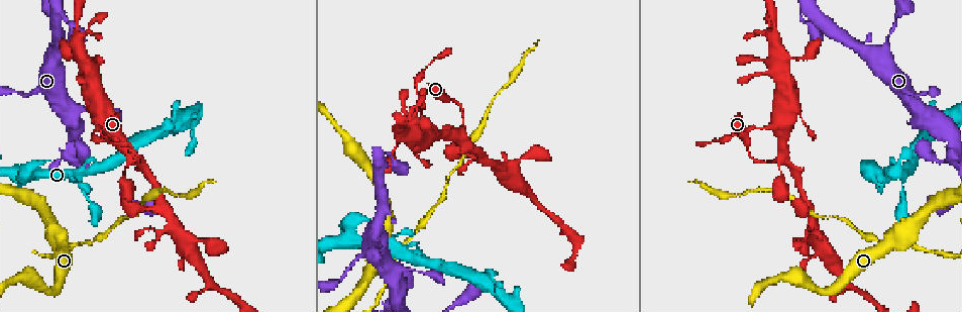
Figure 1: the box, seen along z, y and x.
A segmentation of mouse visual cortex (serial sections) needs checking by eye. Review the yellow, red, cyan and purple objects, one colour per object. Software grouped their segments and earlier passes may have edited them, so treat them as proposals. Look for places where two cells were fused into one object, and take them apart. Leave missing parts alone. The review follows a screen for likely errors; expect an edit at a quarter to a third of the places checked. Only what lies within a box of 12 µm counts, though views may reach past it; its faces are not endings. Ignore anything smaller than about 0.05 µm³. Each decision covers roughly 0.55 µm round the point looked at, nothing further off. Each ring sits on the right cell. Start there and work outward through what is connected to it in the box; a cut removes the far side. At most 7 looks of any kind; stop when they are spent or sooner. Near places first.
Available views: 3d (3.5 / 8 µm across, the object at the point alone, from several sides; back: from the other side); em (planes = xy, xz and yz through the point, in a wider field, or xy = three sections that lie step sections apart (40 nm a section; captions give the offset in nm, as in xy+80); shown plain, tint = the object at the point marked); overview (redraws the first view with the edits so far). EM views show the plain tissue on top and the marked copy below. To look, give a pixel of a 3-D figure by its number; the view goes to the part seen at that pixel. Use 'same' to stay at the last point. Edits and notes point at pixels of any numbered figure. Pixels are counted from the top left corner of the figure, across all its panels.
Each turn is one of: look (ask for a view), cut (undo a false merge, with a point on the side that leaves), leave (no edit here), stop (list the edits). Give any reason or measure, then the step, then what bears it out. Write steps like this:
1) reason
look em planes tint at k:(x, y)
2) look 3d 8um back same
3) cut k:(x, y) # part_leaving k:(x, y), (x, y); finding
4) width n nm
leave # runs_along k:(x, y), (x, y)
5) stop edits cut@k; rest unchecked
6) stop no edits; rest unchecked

sharp bend
look 3d 3.5um at 1:(897, 243)

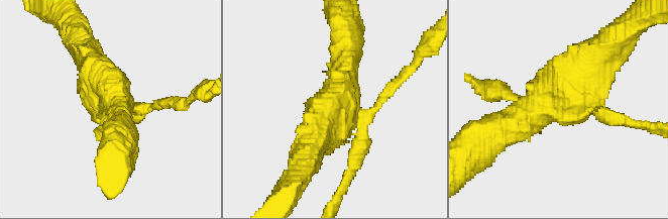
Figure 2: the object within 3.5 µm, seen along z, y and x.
arms 4; arm_widths 150, 250, 500, 500 nm; shape alone is not enough
look em xy step 3 tint at 2:(343, 101)

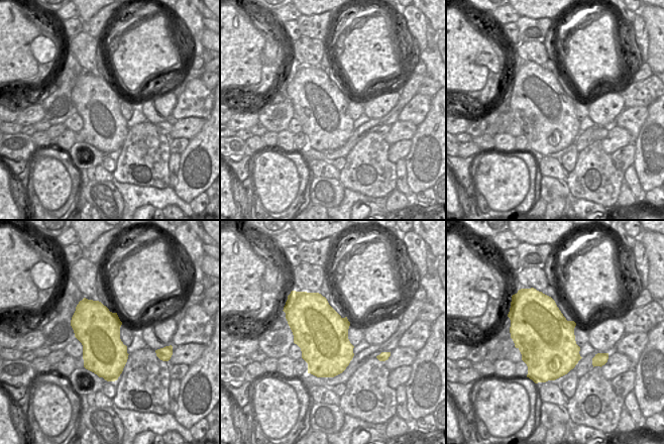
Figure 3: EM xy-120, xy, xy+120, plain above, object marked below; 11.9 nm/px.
width 600 nm
cut 2:(391, 90) # part_leaving 2:(361, 116), (376, 108), (426, 48); two cells meet here

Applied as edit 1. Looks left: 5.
abrupt turn
look 3d 8um at 1:(461, 130)

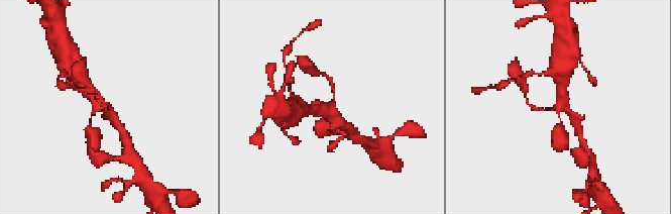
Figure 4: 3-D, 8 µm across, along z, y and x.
look 3d 3.5um at 4:(334, 106)

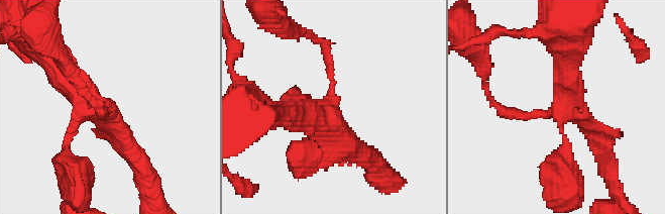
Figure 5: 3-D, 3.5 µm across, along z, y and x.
arms 4; arm_widths 100, 150, 300, 400 nm; shape alone is not enough
look em xy step 3 tint at 5:(556, 110)

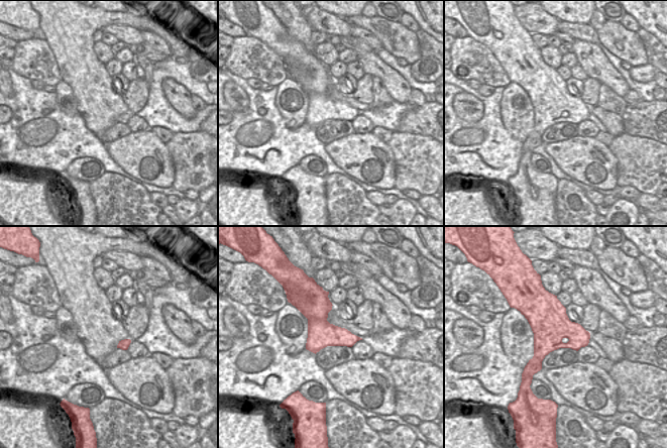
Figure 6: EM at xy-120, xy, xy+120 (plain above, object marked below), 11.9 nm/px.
width 320 nm
leave # runs_along 5:(323, 43), (332, 103), (283, 116); all the same cell

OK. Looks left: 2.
narrows sharply
look 3d 3.5um at 1:(761, 127)

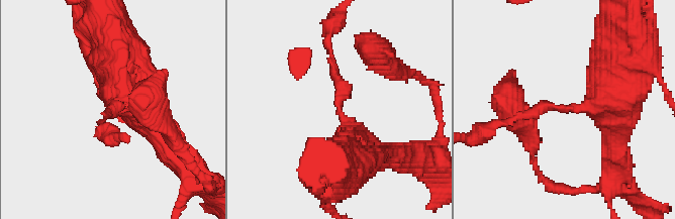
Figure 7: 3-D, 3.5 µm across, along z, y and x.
arm_widths 150, 450 nm; now the EM
look em xy step 2 tint at 7:(568, 109)

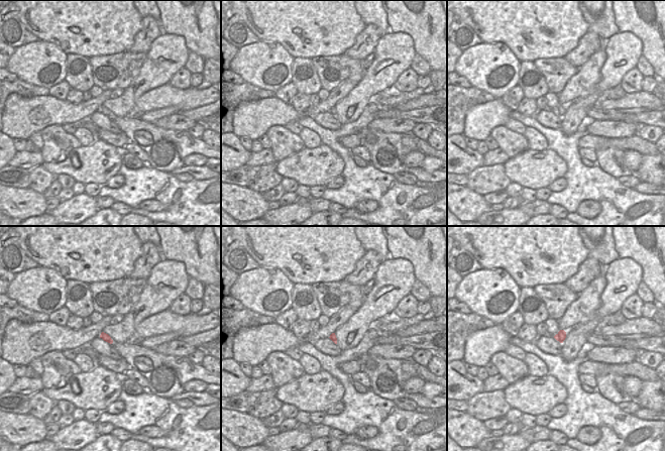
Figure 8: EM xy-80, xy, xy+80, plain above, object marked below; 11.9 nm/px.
leave # runs_along 7:(376, 154), (345, 126), (329, 51); continuous, no second cell

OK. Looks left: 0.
stop edits cut@2; rest unchecked

